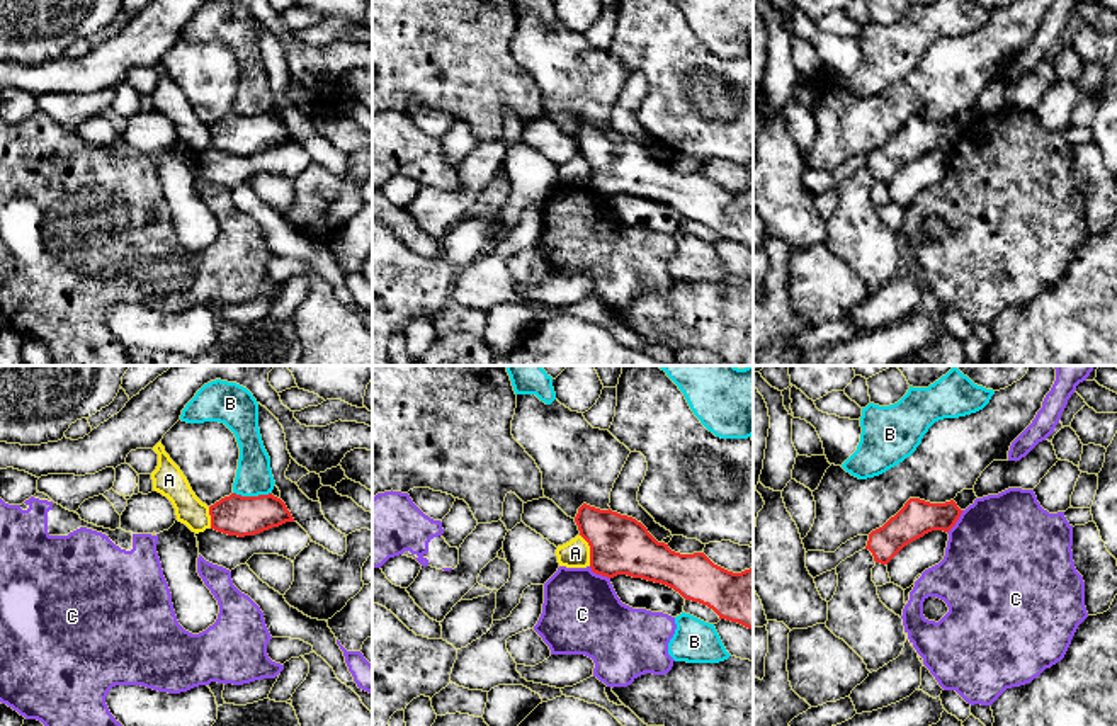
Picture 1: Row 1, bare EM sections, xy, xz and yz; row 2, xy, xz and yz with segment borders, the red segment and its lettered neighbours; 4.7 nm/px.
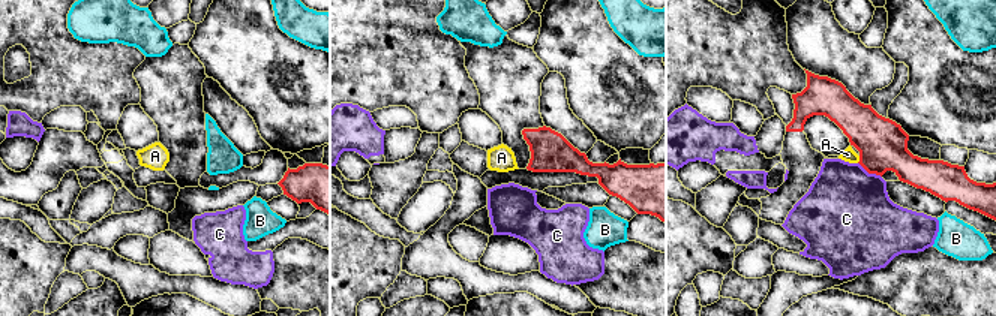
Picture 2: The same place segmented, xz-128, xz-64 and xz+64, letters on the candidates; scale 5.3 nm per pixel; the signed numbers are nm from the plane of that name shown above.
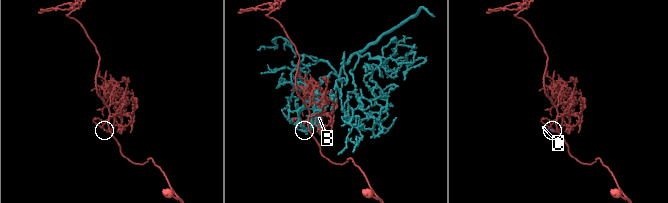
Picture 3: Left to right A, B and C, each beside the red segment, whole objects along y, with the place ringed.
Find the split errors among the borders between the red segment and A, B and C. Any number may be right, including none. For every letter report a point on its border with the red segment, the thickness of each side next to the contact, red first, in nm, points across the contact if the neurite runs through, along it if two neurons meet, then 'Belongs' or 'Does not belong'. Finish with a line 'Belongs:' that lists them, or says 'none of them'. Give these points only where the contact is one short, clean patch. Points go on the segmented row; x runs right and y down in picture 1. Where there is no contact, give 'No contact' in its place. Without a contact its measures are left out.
A: Touches red at xz (590, 550). Thickness 280 nm (red) against 130 nm. Boundary: xz (580, 534), (589, 546), (590, 565). Does not belong
B: Touches red at xy (252, 497). Thickness 190 nm (red) against 180 nm. Does not belong
C: Touches red at xz (599, 573). Thickness 280 nm (red) against 380 nm. Boundary: xz (589, 567), (609, 578). Does not belong
Belongs: none of them

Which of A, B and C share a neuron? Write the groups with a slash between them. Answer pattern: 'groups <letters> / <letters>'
groups A / B / C

